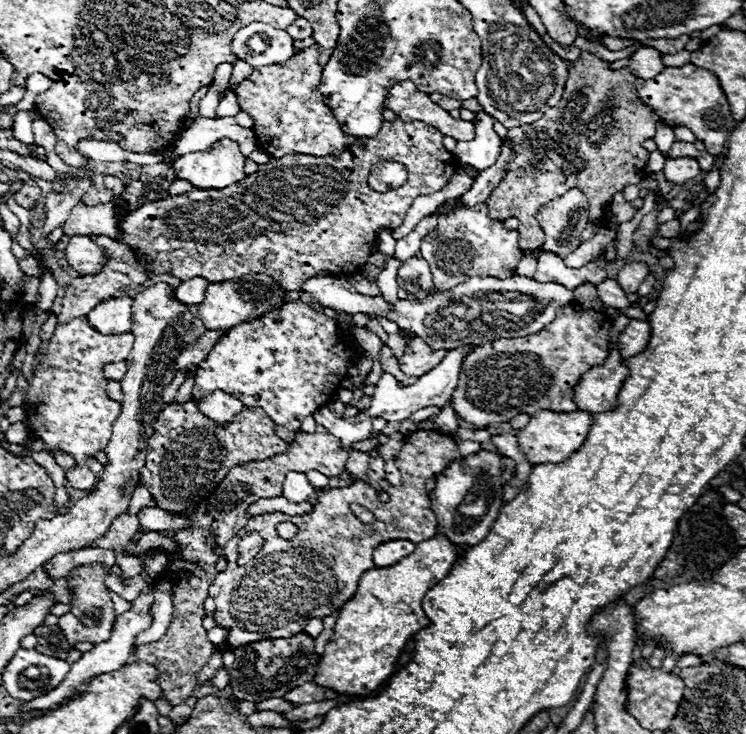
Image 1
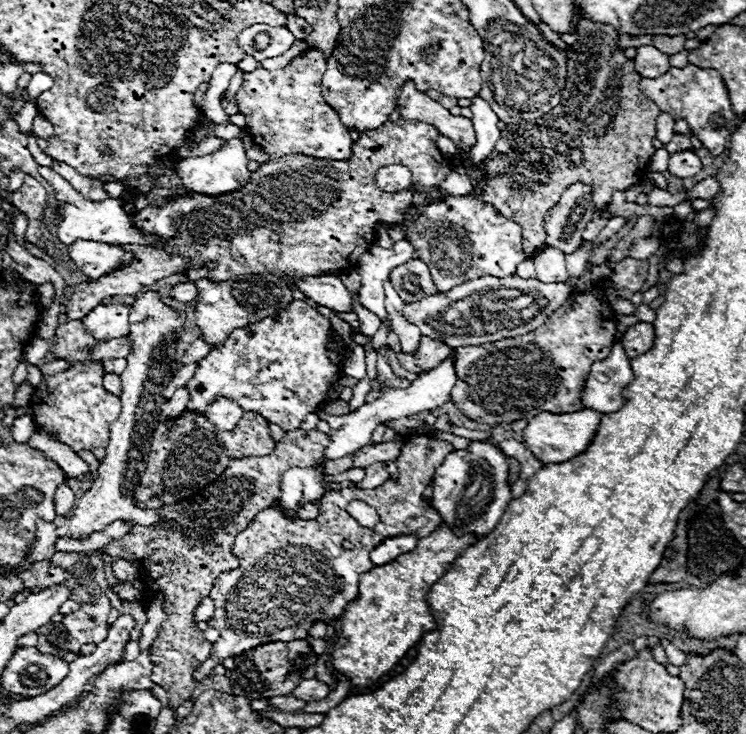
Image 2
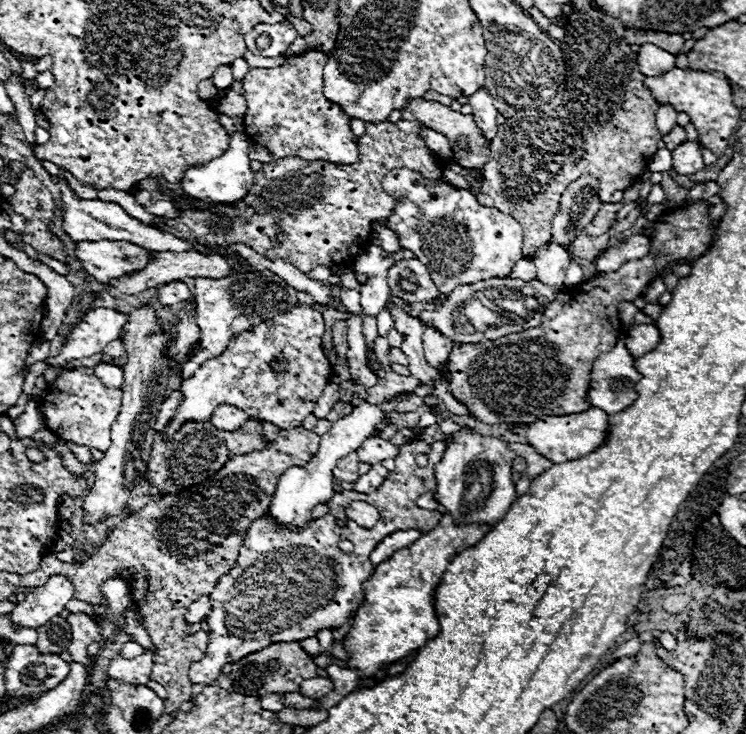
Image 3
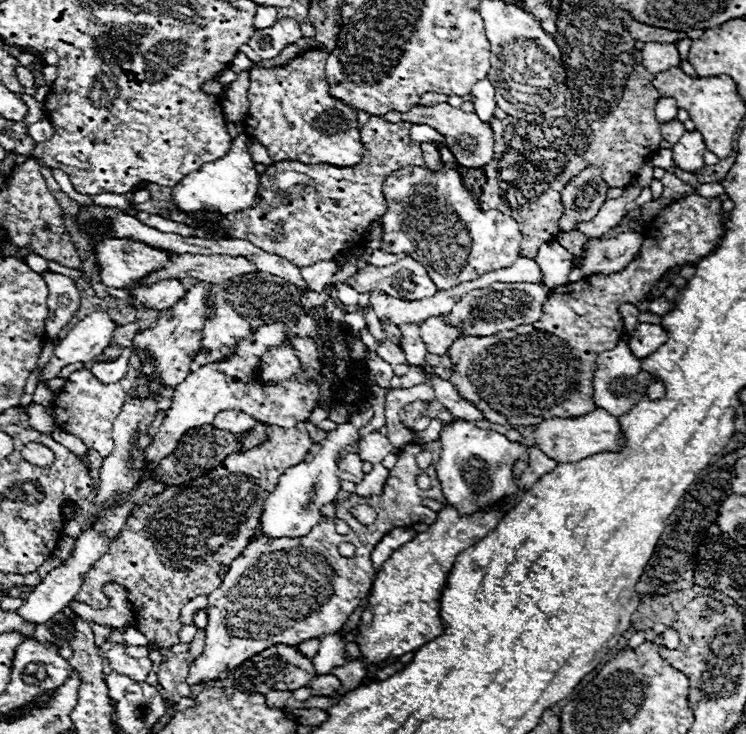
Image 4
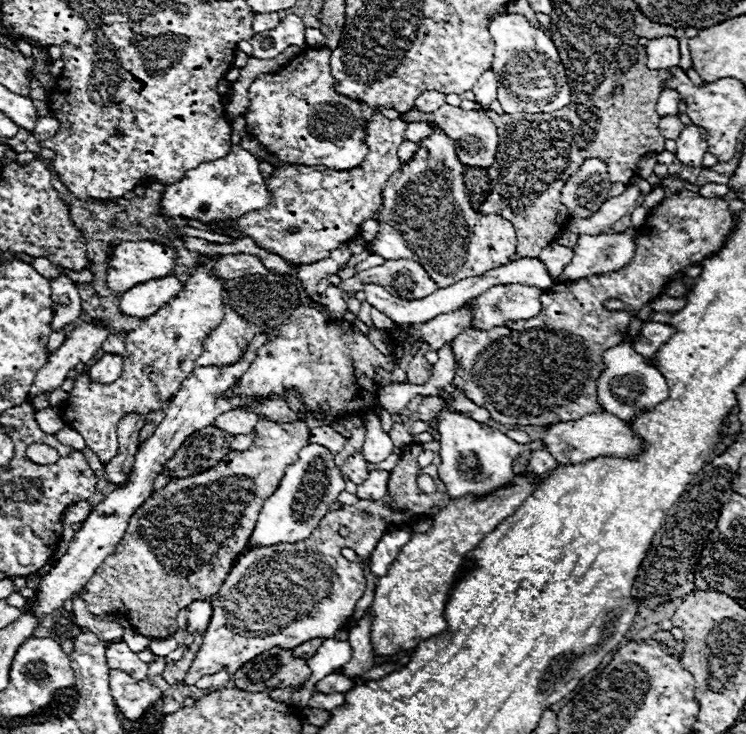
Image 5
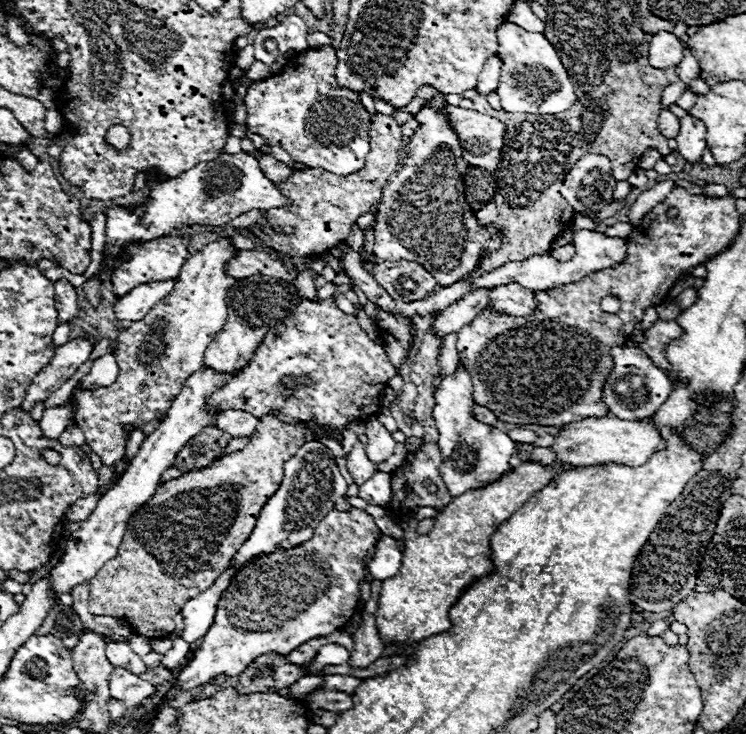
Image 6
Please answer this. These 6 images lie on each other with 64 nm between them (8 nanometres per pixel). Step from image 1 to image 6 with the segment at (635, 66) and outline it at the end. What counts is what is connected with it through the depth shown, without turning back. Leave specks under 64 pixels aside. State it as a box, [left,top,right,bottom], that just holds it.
[650,32,682,68]

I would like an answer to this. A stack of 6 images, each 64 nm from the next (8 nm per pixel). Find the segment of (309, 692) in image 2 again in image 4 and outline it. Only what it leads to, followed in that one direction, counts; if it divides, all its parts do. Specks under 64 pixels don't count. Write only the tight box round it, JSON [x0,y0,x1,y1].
[308,674,340,696]

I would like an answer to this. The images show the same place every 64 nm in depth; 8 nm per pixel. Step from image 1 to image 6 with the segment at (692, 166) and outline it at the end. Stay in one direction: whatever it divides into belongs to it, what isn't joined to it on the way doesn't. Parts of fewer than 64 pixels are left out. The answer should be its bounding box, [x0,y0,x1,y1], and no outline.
[676,114,706,164]

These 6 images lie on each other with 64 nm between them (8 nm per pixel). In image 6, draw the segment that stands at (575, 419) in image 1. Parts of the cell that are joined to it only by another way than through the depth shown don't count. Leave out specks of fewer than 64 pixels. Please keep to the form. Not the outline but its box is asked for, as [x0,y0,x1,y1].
[552,414,664,466]

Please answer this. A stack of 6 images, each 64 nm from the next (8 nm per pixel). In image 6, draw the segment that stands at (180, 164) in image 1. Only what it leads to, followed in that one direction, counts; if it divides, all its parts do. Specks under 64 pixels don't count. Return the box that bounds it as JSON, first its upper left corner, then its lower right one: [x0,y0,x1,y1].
[106,150,288,250]

